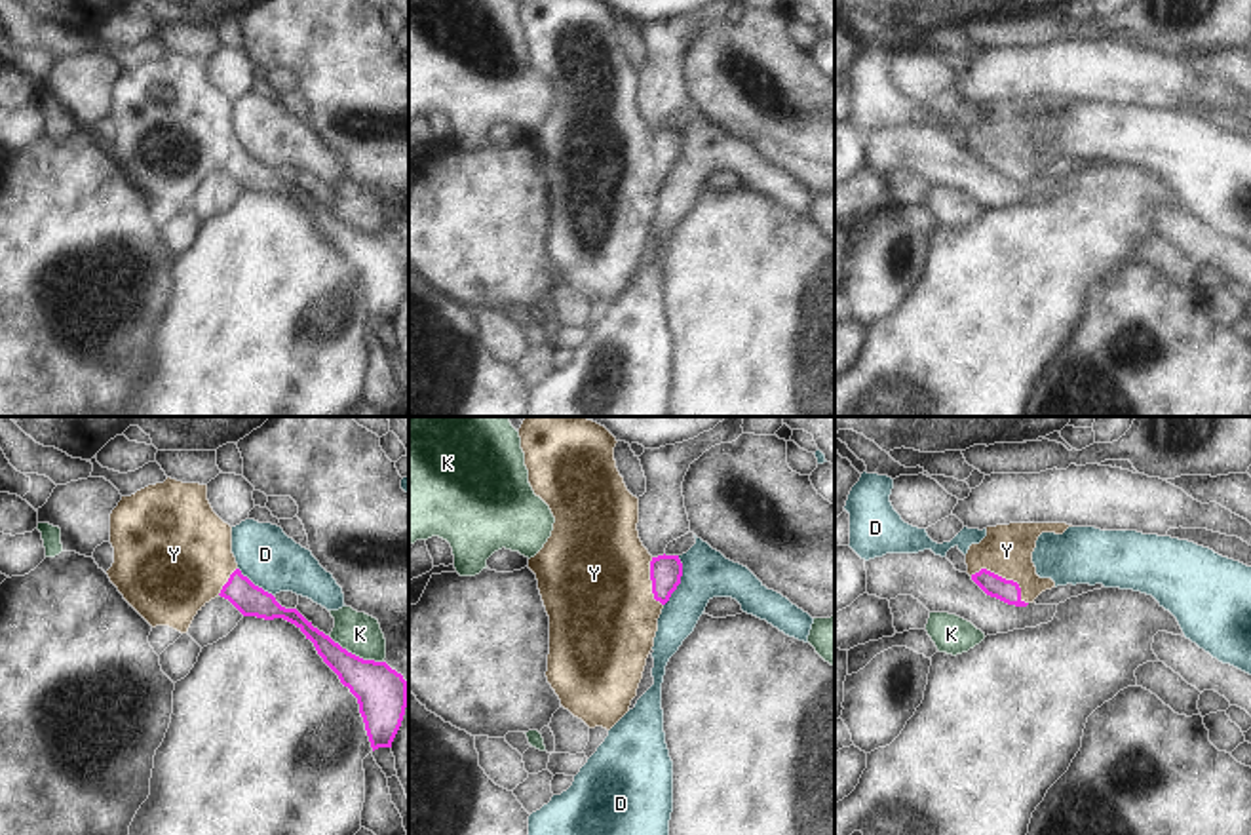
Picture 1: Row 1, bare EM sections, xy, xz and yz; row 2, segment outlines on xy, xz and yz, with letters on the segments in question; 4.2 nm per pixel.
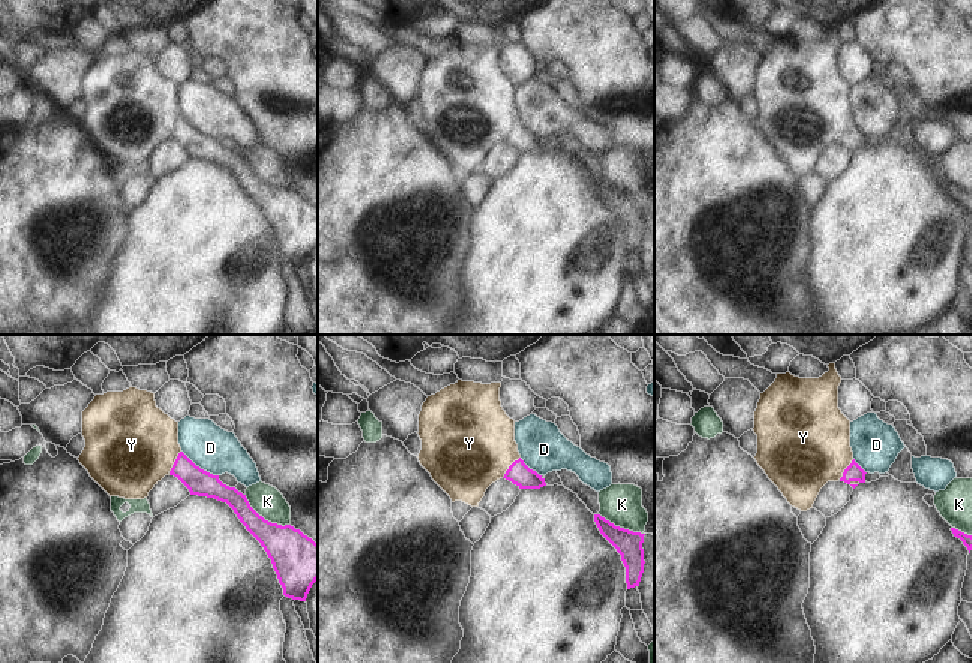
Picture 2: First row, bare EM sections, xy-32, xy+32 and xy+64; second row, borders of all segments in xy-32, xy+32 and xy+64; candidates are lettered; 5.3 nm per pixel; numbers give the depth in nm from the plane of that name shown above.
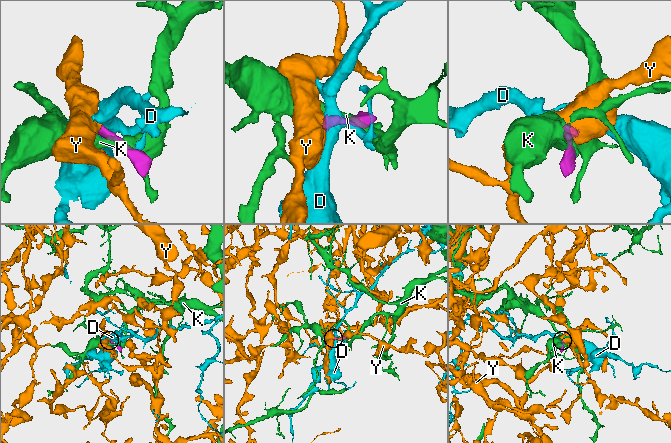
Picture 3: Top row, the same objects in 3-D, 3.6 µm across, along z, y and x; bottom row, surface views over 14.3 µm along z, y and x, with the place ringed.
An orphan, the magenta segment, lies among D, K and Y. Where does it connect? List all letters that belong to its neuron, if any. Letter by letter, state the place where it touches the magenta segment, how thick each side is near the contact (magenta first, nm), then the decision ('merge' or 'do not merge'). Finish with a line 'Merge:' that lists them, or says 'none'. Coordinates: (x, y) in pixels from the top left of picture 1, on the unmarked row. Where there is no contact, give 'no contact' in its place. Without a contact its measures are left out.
D: xz (679, 155) | 140/200 nm | do not merge
K: xy (354, 229) | 220/180 nm | do not merge
Y: yz (1004, 153) | 100/220 nm | merge
Merge: Y

